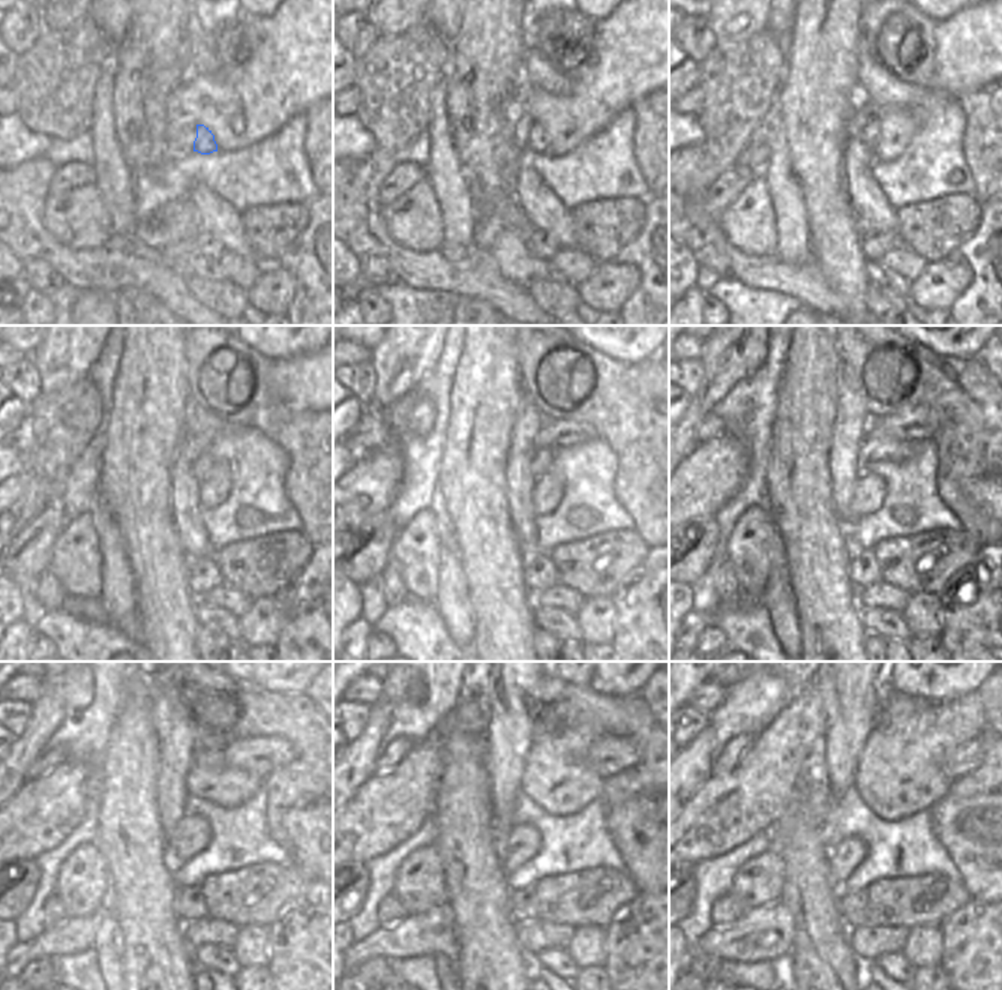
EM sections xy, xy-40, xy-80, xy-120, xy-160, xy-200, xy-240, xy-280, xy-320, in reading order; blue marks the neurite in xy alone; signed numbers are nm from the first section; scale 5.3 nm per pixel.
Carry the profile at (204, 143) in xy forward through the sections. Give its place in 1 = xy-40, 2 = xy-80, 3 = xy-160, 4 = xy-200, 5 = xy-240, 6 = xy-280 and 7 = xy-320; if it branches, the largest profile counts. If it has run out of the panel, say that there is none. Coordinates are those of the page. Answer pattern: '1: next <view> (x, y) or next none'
1: next xy-40 (537, 137)
2: next xy-80 (872, 131)
3: next xy-160 (540, 462)
4: next xy-200 (873, 447)
5: next xy-240 (209, 777)
6: next xy-280 (555, 776)
7: next xy-320 (900, 771)

